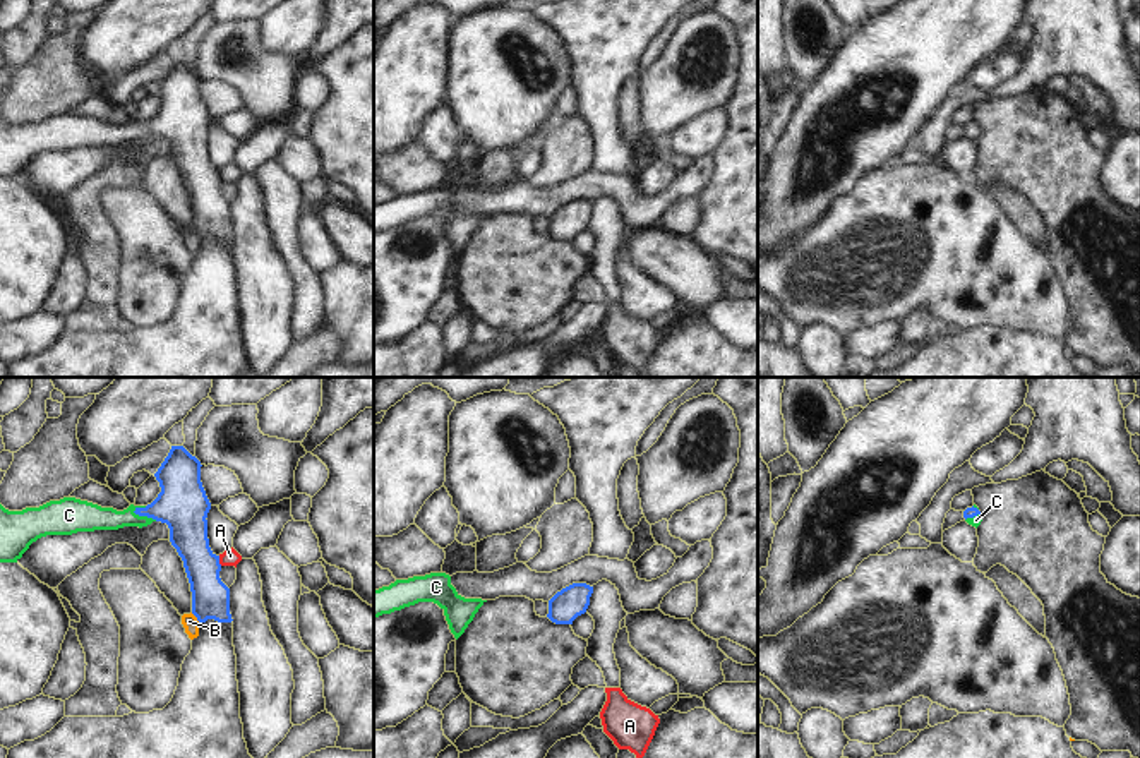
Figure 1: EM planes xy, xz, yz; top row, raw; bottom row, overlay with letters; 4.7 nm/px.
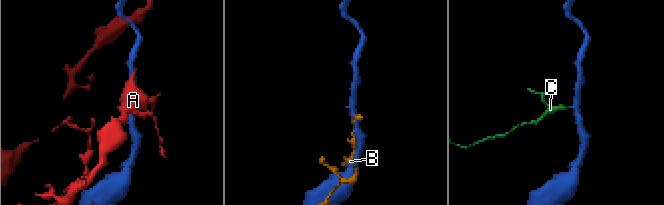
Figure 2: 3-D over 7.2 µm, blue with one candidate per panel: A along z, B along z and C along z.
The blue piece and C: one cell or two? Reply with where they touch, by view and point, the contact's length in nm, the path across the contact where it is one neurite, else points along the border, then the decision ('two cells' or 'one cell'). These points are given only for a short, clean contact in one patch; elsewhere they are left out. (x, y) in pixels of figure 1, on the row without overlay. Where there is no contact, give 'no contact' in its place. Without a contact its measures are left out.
contact xy (144, 131); length 130 nm; way xy (182, 120), (144, 131), (126, 134), (91, 132); one cell

